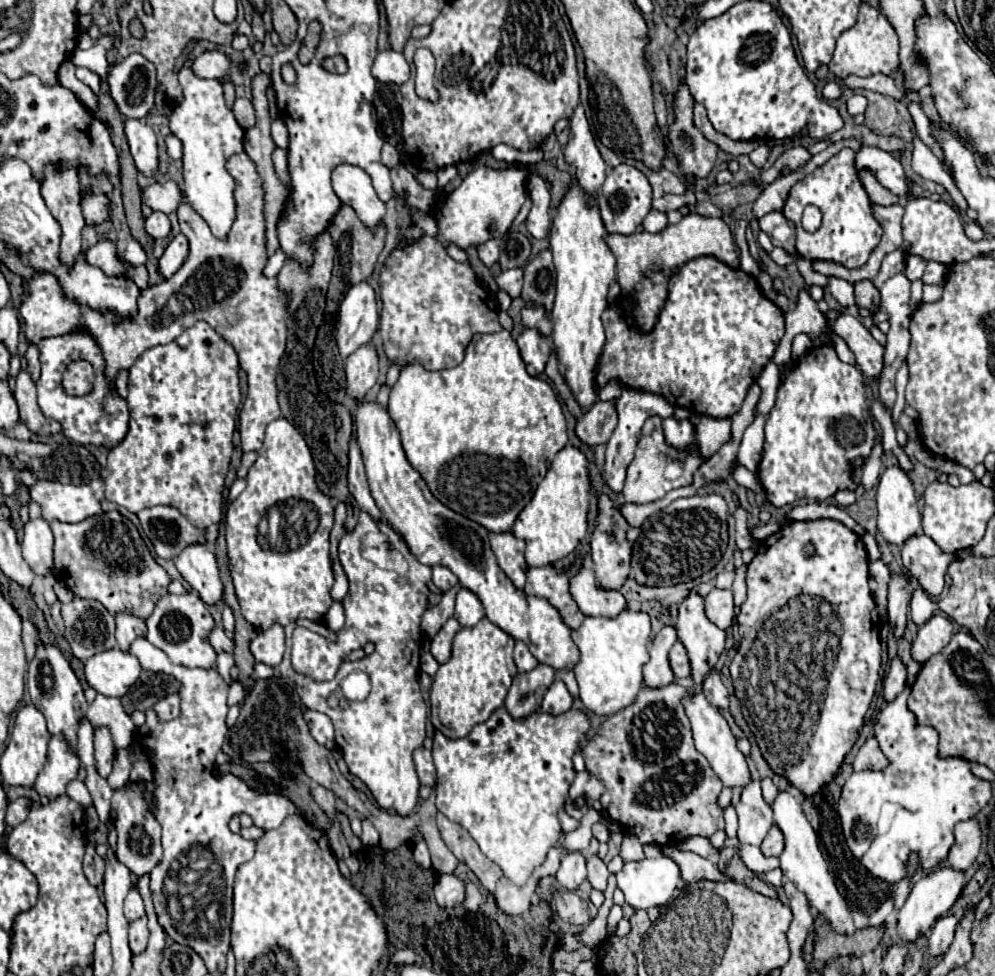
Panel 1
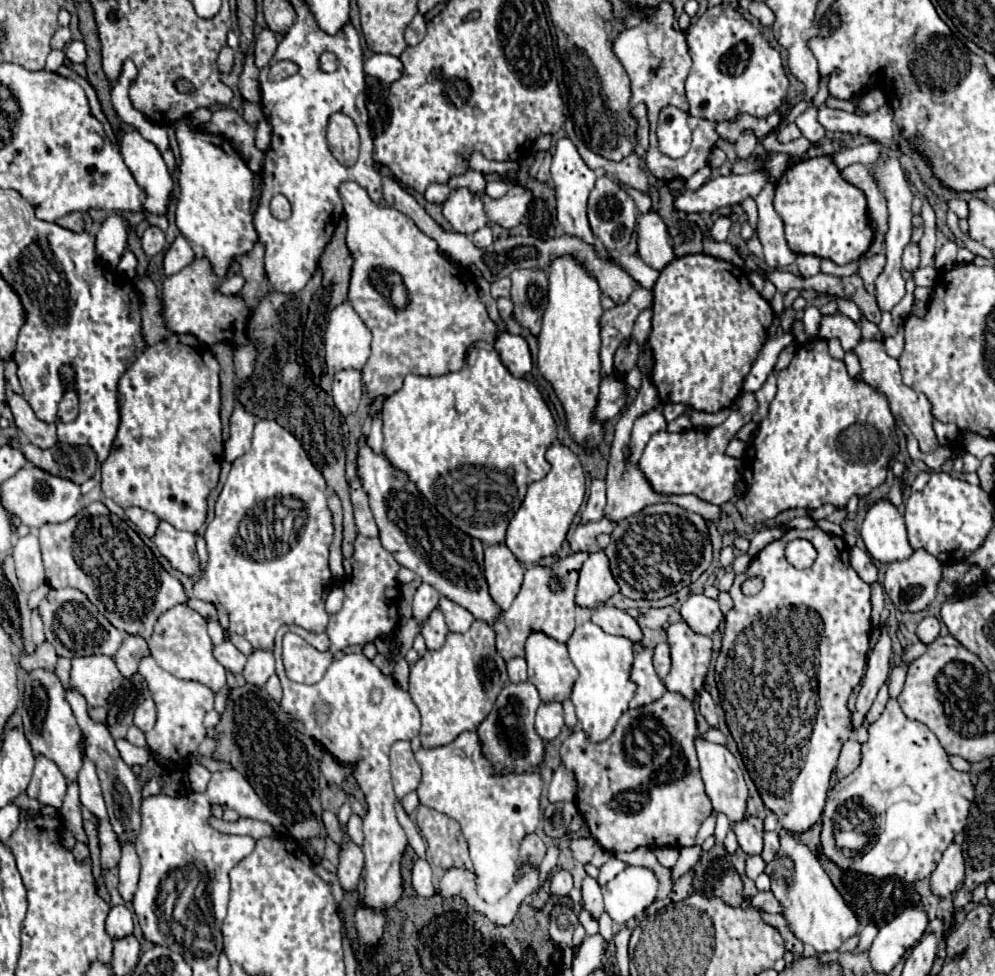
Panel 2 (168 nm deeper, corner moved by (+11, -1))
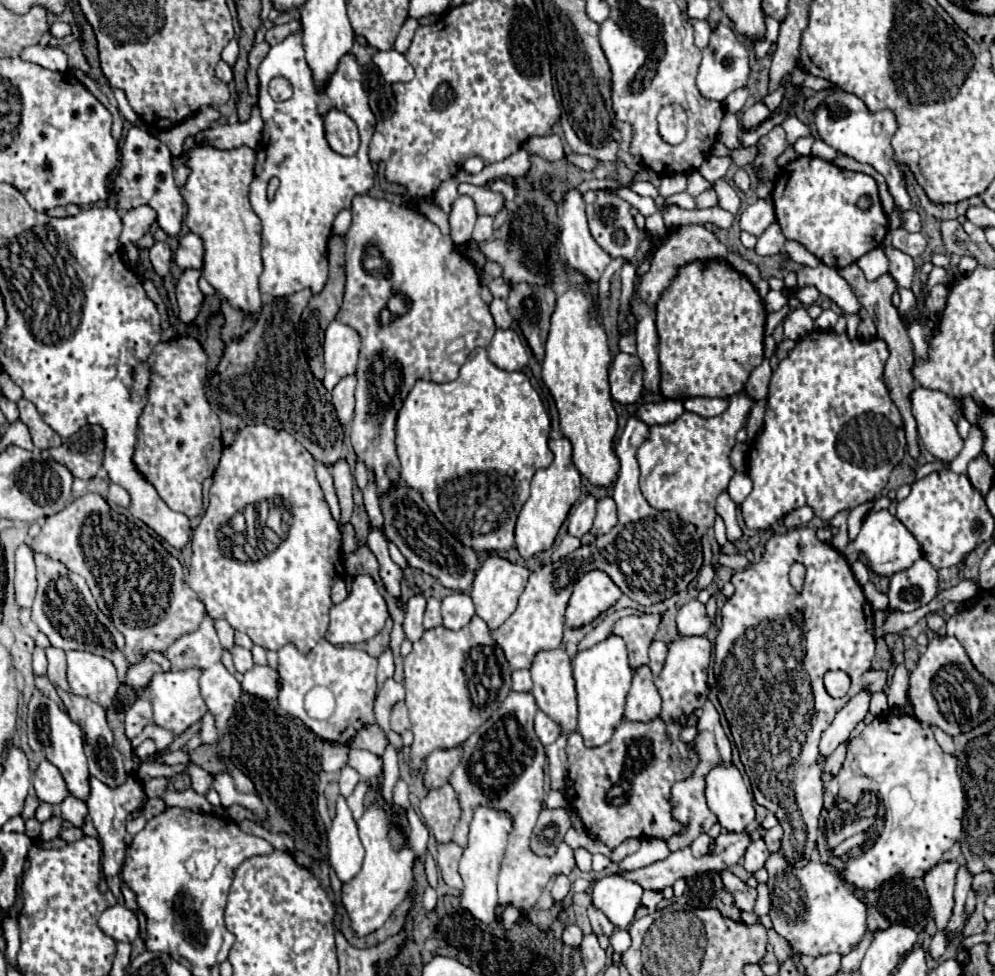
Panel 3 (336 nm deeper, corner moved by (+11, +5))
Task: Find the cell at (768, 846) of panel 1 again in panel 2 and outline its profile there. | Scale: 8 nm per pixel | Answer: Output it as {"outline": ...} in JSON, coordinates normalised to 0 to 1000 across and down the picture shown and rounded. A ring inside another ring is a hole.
{"outline":[[[768,852],[768,871],[766,871],[768,883],[774,883],[780,877],[782,869],[784,869],[784,865],[782,865],[782,852]]]}

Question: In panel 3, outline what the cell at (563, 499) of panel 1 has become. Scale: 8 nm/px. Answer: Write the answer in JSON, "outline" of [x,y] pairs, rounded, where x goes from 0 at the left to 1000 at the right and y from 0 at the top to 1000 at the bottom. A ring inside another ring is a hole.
{"outline":[[[559,449],[559,451],[553,451],[551,457],[557,465],[557,473],[551,480],[541,482],[537,486],[537,490],[533,494],[533,510],[525,518],[521,533],[519,533],[517,551],[519,551],[519,561],[525,572],[533,572],[541,566],[555,561],[559,547],[561,547],[565,535],[569,533],[575,516],[583,510],[583,484],[575,473],[573,453],[569,449]]]}

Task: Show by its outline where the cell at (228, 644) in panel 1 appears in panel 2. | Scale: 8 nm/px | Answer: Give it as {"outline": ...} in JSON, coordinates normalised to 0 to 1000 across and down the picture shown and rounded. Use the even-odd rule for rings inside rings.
{"outline":[[[225,658],[221,662],[215,662],[215,672],[233,691],[241,691],[245,686],[247,672],[233,658]]]}

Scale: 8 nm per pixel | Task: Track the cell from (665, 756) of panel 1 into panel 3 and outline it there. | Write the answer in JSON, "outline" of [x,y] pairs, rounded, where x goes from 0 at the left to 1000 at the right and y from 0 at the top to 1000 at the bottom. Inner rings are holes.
{"outline":[[[689,732],[677,740],[669,740],[663,734],[651,740],[633,740],[627,736],[619,744],[617,754],[599,766],[587,764],[583,750],[571,754],[573,824],[585,838],[591,855],[619,869],[631,859],[671,861],[687,850],[675,836],[673,809],[679,801],[693,797],[704,781],[699,768],[683,758],[689,740]]]}

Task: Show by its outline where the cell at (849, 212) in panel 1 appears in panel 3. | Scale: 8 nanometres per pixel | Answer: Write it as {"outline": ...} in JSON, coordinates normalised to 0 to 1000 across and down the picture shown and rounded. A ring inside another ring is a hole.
{"outline":[[[802,160],[782,176],[776,207],[788,242],[804,248],[812,258],[838,275],[858,270],[864,262],[882,254],[892,238],[892,223],[886,217],[878,182],[846,174],[838,166],[820,160]],[[864,203],[874,203],[874,211],[864,213]]]}

